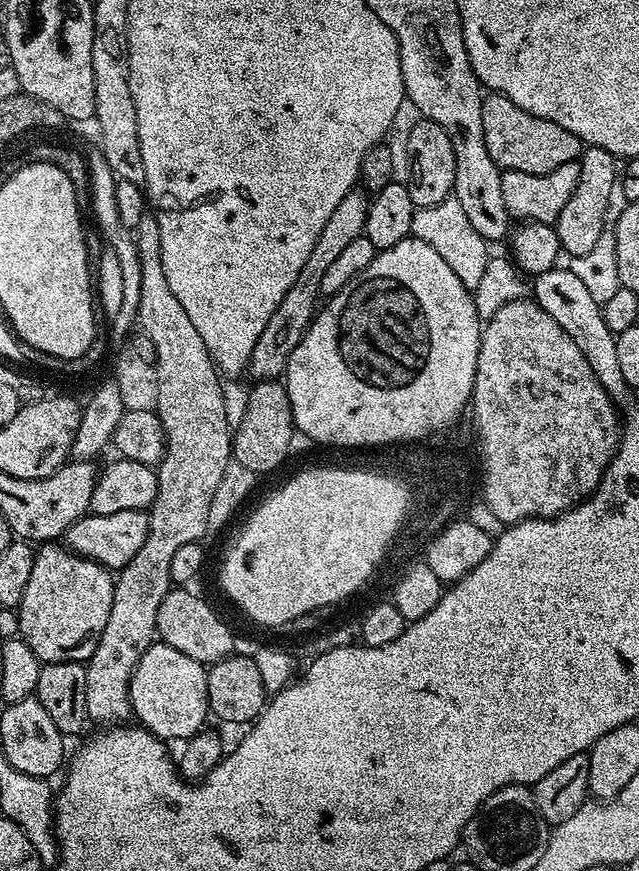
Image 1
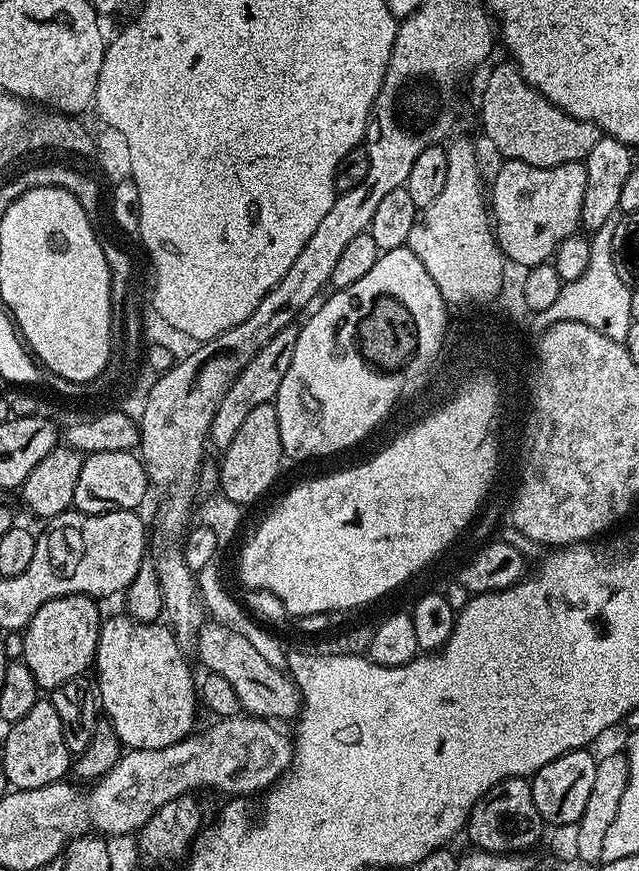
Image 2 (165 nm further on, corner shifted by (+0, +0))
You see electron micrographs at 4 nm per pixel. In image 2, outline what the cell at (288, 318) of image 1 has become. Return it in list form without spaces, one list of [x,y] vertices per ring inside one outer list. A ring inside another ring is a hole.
[[[296,326],[278,330],[278,334],[274,334],[274,338],[270,338],[270,342],[266,342],[266,346],[262,346],[262,350],[258,350],[258,354],[254,354],[250,362],[246,362],[242,374],[234,378],[230,390],[223,395],[219,409],[215,411],[211,420],[208,439],[211,447],[213,445],[218,452],[223,452],[230,446],[230,442],[234,440],[235,434],[238,434],[238,429],[242,426],[243,419],[251,410],[269,404],[275,399],[278,386],[282,386],[282,378],[286,378],[286,370],[290,370],[290,362],[294,359],[294,346],[298,346],[299,333],[299,327]]]

